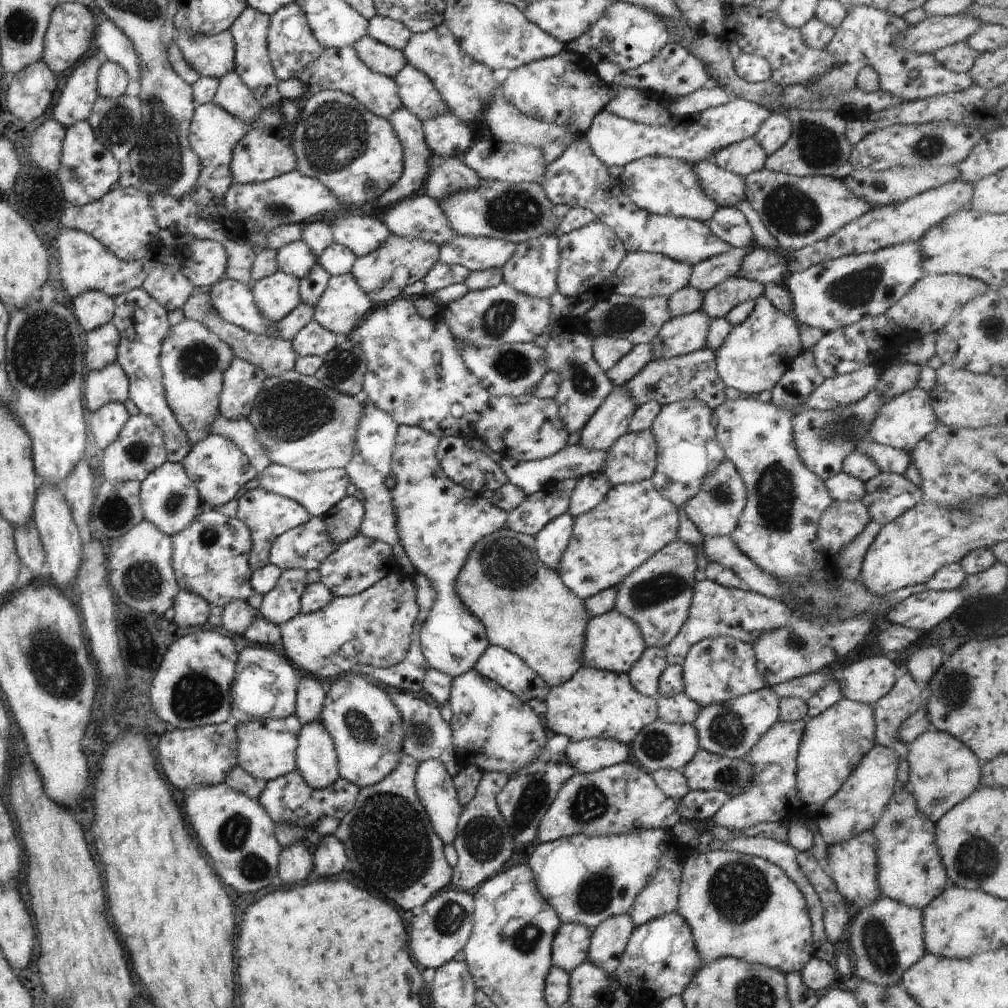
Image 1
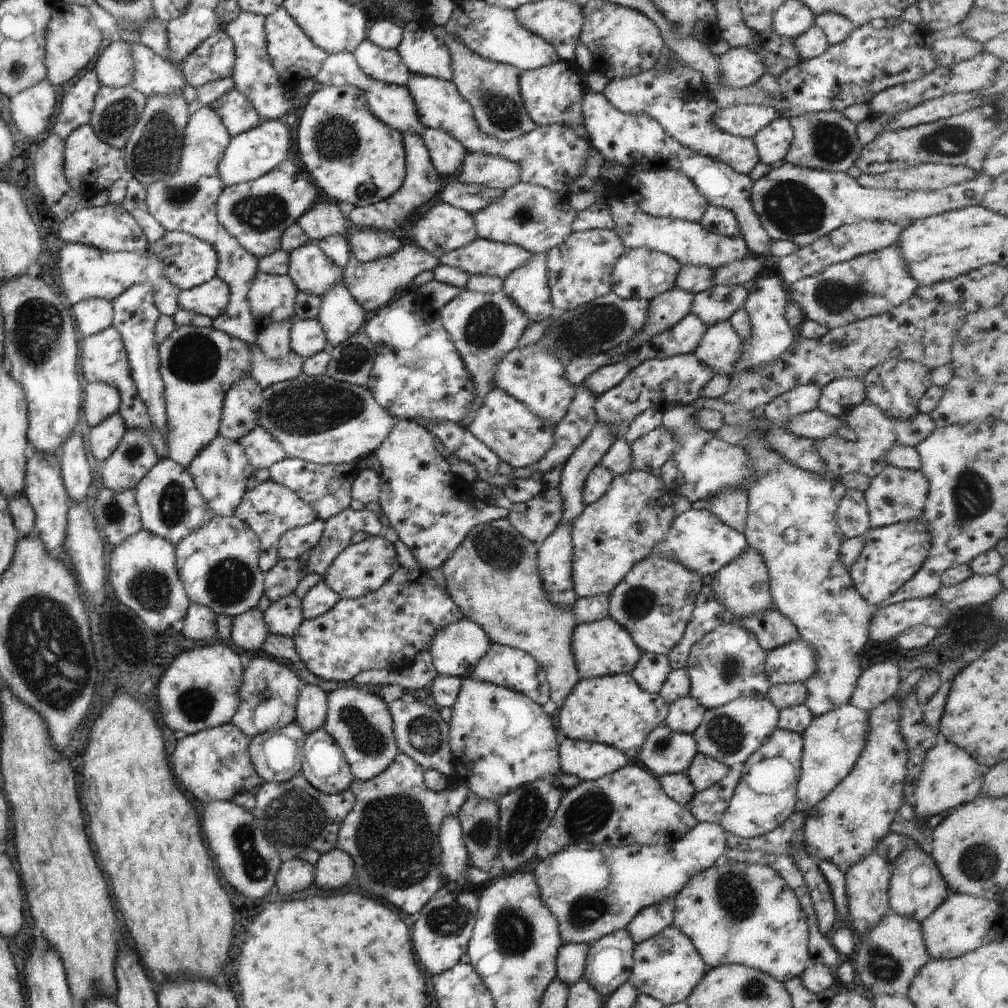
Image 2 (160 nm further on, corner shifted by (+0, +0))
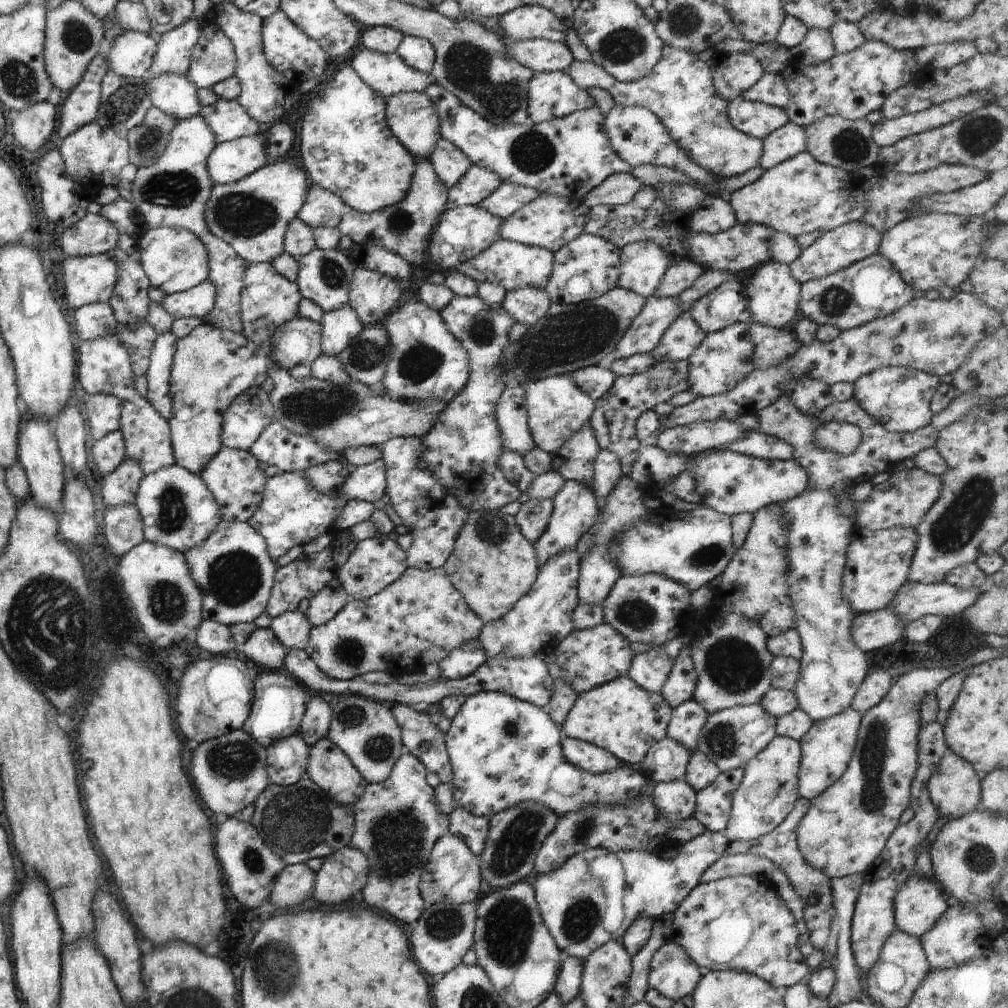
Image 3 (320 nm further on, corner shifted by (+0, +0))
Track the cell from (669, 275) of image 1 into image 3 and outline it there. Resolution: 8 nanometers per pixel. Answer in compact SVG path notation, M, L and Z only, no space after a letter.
M627 244L619 252L616 287L643 298L653 297L668 267L669 258L657 244Z

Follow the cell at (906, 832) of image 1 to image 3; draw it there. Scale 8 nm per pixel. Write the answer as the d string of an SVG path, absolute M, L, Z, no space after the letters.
M905 880L893 896L895 927L915 938L921 938L927 930L931 930L947 908L944 892L929 882Z

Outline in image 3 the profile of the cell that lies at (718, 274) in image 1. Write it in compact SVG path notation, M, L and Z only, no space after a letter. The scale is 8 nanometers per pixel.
M681 260L669 266L655 290L654 296L673 298L694 285L694 281L704 272L704 269L689 260Z

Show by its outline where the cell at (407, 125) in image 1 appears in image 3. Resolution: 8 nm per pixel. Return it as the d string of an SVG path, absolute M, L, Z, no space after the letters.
M413 158L413 176L403 200L369 213L347 210L337 224L337 231L340 235L349 236L353 243L387 248L389 252L399 254L411 268L421 266L427 258L425 250L430 241L429 234L433 232L437 218L444 212L447 190L437 179L428 158Z

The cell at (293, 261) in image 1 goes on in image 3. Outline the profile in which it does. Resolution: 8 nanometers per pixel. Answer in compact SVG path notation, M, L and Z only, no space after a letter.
M311 250L308 254L294 258L297 262L296 284L302 298L311 300L323 313L339 308L347 303L347 290L349 282L353 278L353 270L356 264L348 255L339 250Z

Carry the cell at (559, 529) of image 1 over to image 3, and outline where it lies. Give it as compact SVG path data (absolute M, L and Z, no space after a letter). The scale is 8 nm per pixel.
M563 550L563 552L555 554L553 558L545 560L545 564L539 566L536 578L531 582L531 586L525 596L521 596L505 616L501 616L501 618L497 618L497 620L493 620L489 624L484 624L480 629L478 637L479 644L483 648L482 651L484 652L486 660L492 659L493 657L505 657L506 659L536 657L542 662L548 662L557 644L565 636L568 636L569 632L574 630L571 614L578 604L576 596L578 565L579 560L575 550Z

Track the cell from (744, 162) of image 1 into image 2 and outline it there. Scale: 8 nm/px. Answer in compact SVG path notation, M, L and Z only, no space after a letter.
M665 47L649 70L621 78L611 75L600 93L621 112L648 114L665 134L673 137L681 146L746 175L758 161L755 145L750 138L738 137L717 128L709 118L719 108L710 99L712 92L713 88L709 88L699 71L677 60Z

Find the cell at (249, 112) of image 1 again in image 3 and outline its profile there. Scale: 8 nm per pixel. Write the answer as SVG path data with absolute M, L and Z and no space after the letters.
M219 99L198 113L215 136L215 145L243 136L252 136L263 128L255 123L236 101Z

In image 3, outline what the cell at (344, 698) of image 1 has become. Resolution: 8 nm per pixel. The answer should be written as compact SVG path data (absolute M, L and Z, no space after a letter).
M347 695L341 696L330 711L327 738L351 761L367 783L384 781L396 760L405 752L401 744L400 728L391 710L377 701L359 695Z

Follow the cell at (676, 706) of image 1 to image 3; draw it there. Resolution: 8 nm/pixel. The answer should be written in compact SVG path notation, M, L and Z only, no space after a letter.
M692 699L675 706L671 710L671 719L666 729L666 738L681 744L689 752L696 751L699 732L705 724L708 714Z

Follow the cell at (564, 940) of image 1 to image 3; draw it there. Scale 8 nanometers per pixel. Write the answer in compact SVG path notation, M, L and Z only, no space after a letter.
M563 955L558 967L557 980L554 983L554 992L559 996L563 1005L578 996L583 961L573 956Z

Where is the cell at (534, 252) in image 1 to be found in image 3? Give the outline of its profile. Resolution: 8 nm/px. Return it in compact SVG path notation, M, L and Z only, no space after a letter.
M523 286L511 292L505 292L505 297L500 305L513 323L519 322L525 326L533 326L537 320L541 320L550 302L543 289L537 286Z

